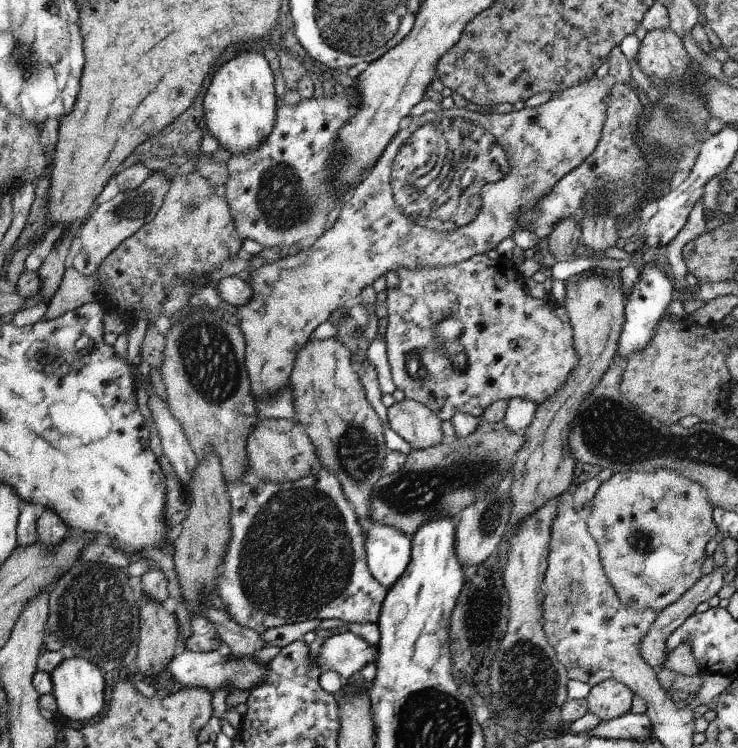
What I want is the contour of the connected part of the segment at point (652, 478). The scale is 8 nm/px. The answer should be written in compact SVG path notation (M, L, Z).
M658 470L658 472L636 472L636 471L622 471L613 472L612 476L604 481L592 498L592 507L590 508L590 516L587 518L587 525L590 534L593 539L596 540L599 548L599 557L604 569L604 572L610 581L610 584L614 586L620 602L628 608L634 608L638 611L654 611L659 613L666 606L670 606L674 601L678 600L687 590L690 590L697 580L703 577L703 562L706 558L706 545L719 531L716 523L714 522L712 512L714 512L715 506L710 504L708 500L708 494L706 494L706 488L700 486L698 482L682 476L682 474L676 474L672 470Z

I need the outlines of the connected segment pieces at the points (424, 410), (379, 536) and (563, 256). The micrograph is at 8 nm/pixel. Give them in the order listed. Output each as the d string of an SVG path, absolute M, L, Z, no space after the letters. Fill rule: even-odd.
M400 397L387 408L388 426L412 446L422 450L446 442L442 421L425 404Z
M373 523L365 540L369 571L384 588L392 588L410 564L412 537L398 528Z
M573 219L558 222L548 236L548 250L554 254L556 262L579 259L575 254L582 236L581 226Z

